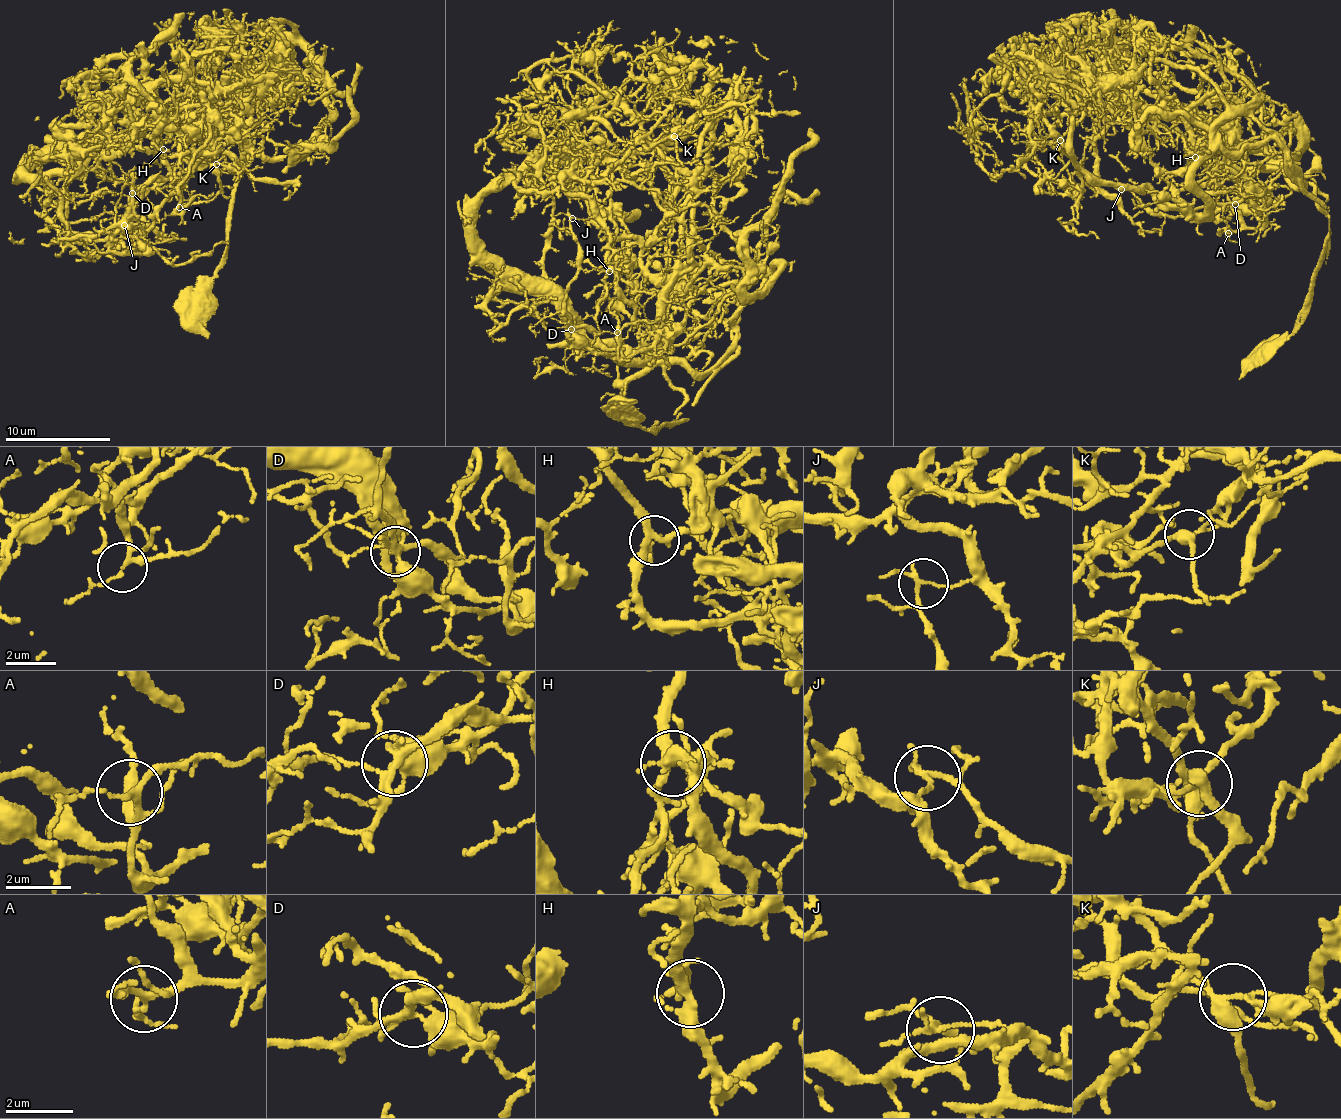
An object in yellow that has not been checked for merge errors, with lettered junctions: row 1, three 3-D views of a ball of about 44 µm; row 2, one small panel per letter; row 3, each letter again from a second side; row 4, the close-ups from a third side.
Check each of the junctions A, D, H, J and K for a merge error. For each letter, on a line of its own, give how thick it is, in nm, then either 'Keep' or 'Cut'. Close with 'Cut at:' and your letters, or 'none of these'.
A: Thickness 150 nm. Keep
D: Thickness 280 nm. Cut
H: Thickness 300 nm. Keep
J: Thickness 140 nm. Cut
K: Thickness 280 nm. Cut
Cut at: D, J, K

